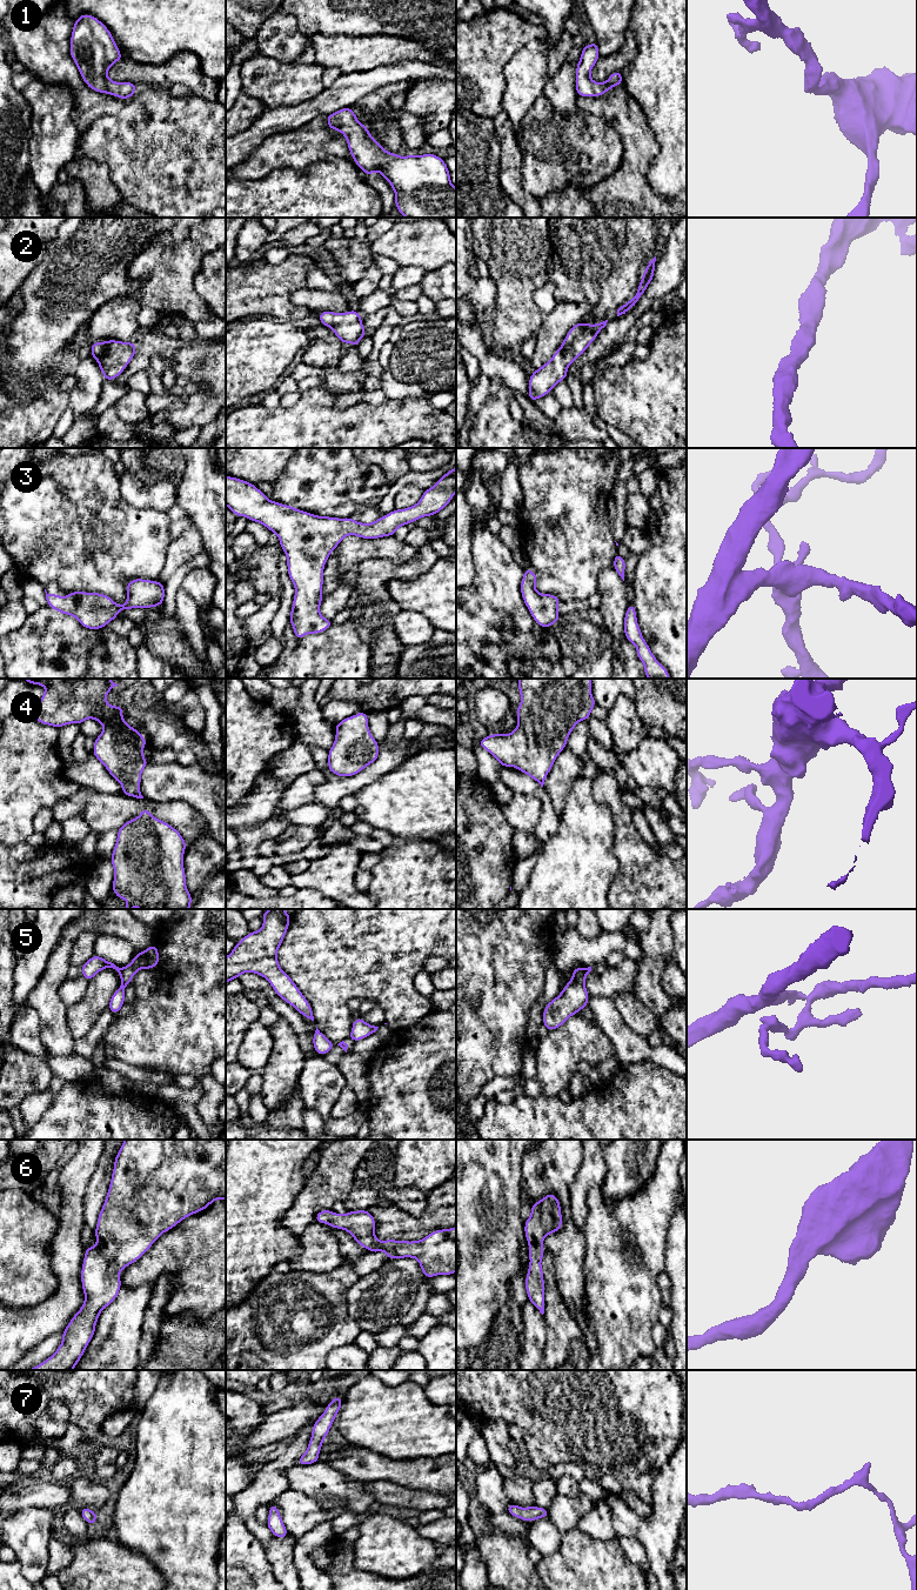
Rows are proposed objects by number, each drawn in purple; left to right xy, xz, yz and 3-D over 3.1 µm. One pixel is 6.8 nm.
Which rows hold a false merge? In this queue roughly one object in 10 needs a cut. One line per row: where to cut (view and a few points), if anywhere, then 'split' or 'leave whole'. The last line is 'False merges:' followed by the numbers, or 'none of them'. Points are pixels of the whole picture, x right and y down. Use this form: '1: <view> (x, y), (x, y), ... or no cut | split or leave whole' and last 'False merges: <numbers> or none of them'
1: no cut | leave whole
2: no cut | leave whole
3: no cut | leave whole
4: no cut | leave whole
5: xy (121, 968), (120, 975) | split
6: no cut | leave whole
7: no cut | leave whole
False merges: 5

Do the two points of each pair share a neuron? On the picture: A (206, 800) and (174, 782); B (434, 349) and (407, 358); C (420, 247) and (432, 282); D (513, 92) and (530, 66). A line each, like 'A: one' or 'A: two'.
A: one
B: one
C: two
D: one

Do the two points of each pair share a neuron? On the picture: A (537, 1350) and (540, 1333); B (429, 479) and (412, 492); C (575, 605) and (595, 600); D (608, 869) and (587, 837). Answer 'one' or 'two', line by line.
A: one
B: two
C: one
D: one

